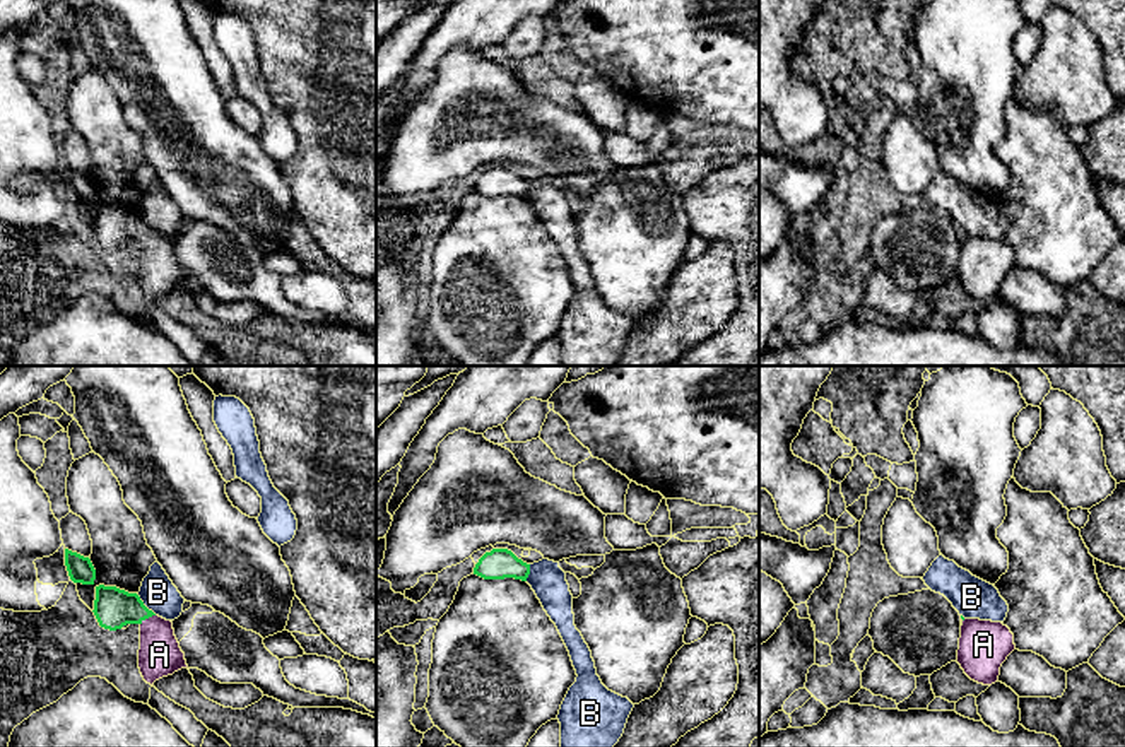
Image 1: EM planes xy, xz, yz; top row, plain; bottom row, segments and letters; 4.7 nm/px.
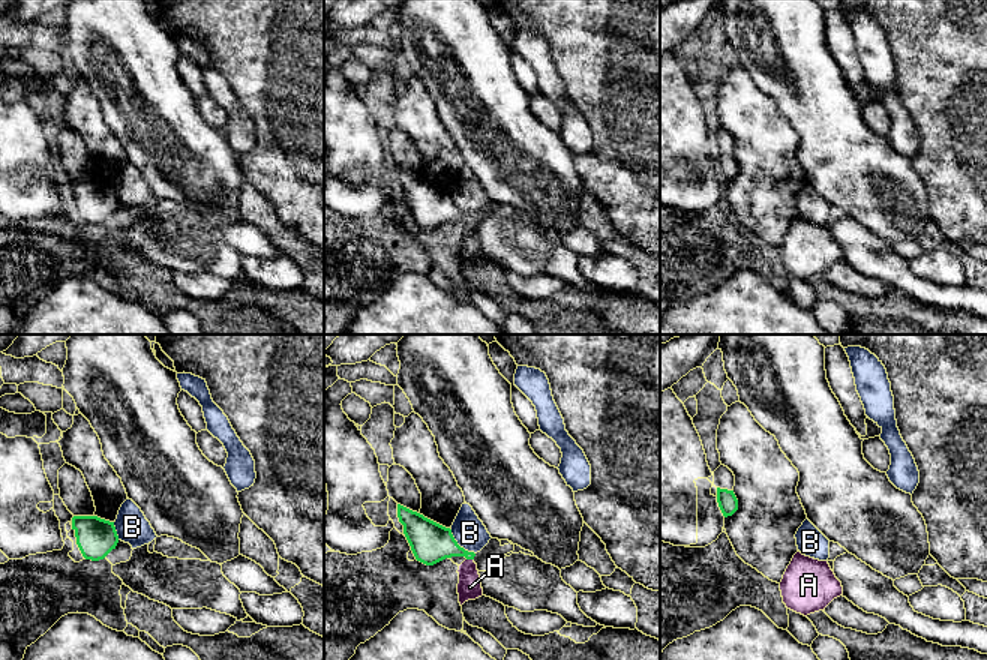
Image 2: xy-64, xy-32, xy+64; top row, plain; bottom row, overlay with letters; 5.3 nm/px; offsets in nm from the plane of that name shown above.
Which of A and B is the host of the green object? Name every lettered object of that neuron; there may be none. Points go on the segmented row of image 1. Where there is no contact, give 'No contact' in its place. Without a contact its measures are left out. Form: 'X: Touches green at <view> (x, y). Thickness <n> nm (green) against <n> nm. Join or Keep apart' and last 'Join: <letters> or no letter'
A: Touches green at xy (147, 617). Thickness 190 nm (green) against 200 nm. Join
B: Touches green at xy (144, 605). Thickness 190 nm (green) against 160 nm. Keep apart
Join: A

